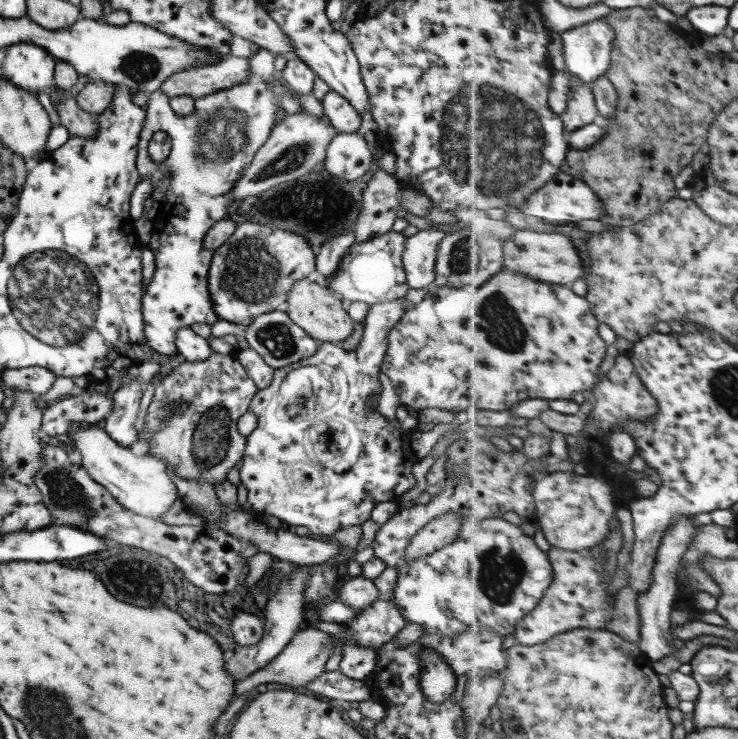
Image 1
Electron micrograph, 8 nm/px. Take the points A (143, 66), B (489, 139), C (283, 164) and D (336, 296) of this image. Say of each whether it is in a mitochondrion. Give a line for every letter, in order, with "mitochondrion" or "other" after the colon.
A: mitochondrion
B: mitochondrion
C: mitochondrion
D: other

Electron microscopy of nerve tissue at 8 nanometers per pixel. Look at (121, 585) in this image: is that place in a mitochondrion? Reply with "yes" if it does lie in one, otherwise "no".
yes

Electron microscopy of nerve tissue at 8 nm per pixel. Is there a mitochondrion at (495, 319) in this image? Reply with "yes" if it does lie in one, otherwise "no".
yes

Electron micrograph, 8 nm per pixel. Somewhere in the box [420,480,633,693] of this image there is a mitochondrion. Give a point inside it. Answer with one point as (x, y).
(500, 571)

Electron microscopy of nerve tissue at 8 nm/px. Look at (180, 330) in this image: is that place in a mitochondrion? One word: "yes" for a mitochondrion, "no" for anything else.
no

